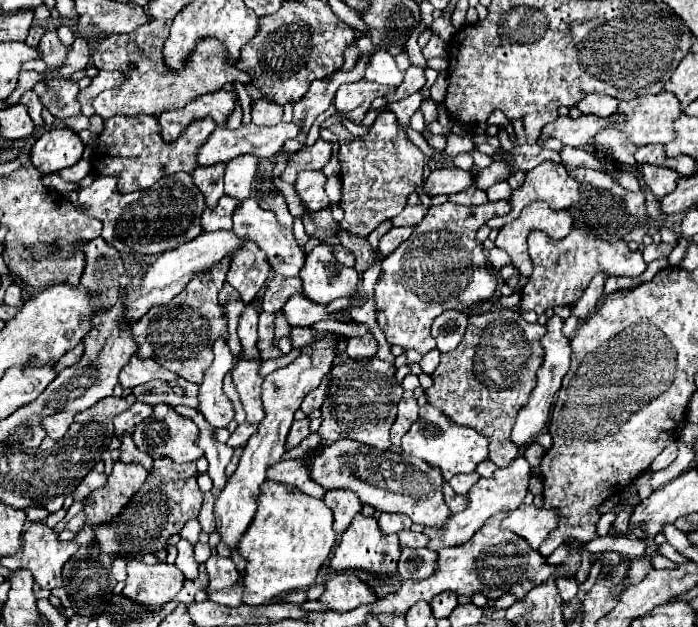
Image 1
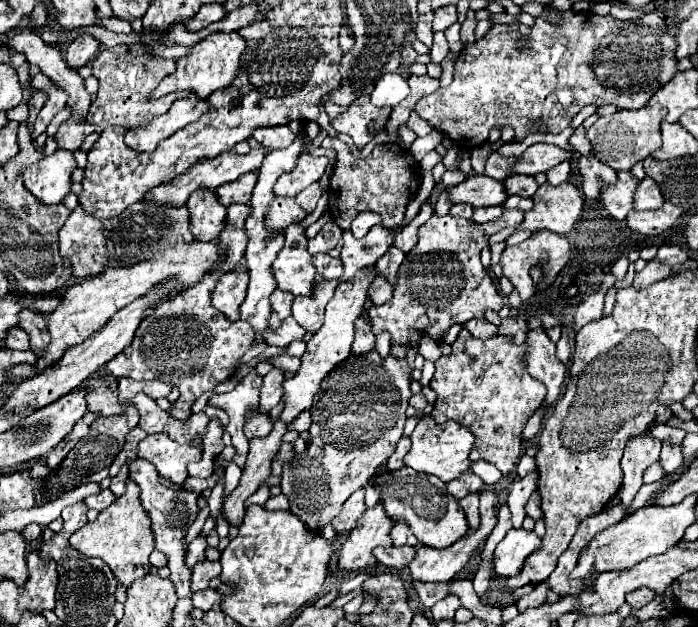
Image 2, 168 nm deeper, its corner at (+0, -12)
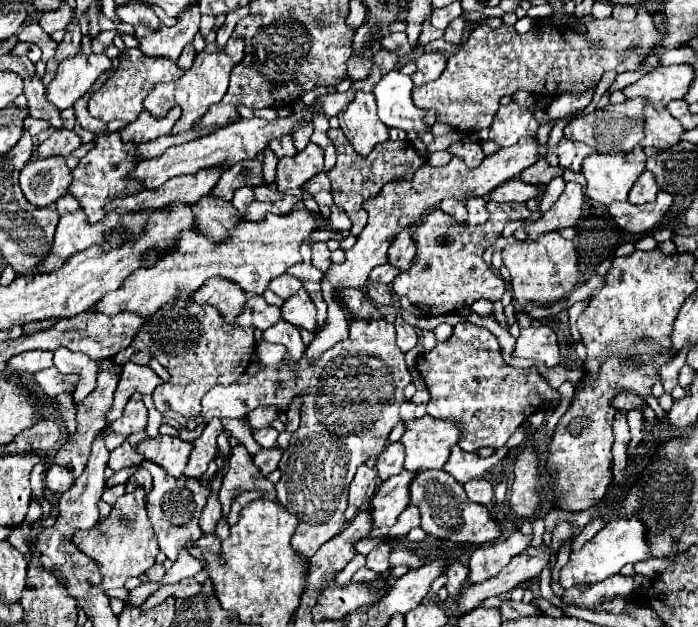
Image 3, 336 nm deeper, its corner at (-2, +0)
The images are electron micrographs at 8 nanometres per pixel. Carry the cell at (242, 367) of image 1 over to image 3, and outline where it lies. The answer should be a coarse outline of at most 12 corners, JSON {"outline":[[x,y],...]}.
{"outline":[[271,426],[255,430],[261,448],[275,448],[279,432]]}

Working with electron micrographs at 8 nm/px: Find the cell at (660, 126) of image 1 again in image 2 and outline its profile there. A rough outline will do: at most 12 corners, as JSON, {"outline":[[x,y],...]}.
{"outline":[[665,108],[599,118],[587,138],[597,160],[631,170],[661,148]]}

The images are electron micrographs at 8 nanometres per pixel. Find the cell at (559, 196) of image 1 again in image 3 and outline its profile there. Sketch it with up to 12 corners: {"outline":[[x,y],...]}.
{"outline":[[569,182],[559,200],[524,229],[531,240],[575,226],[583,190]]}

